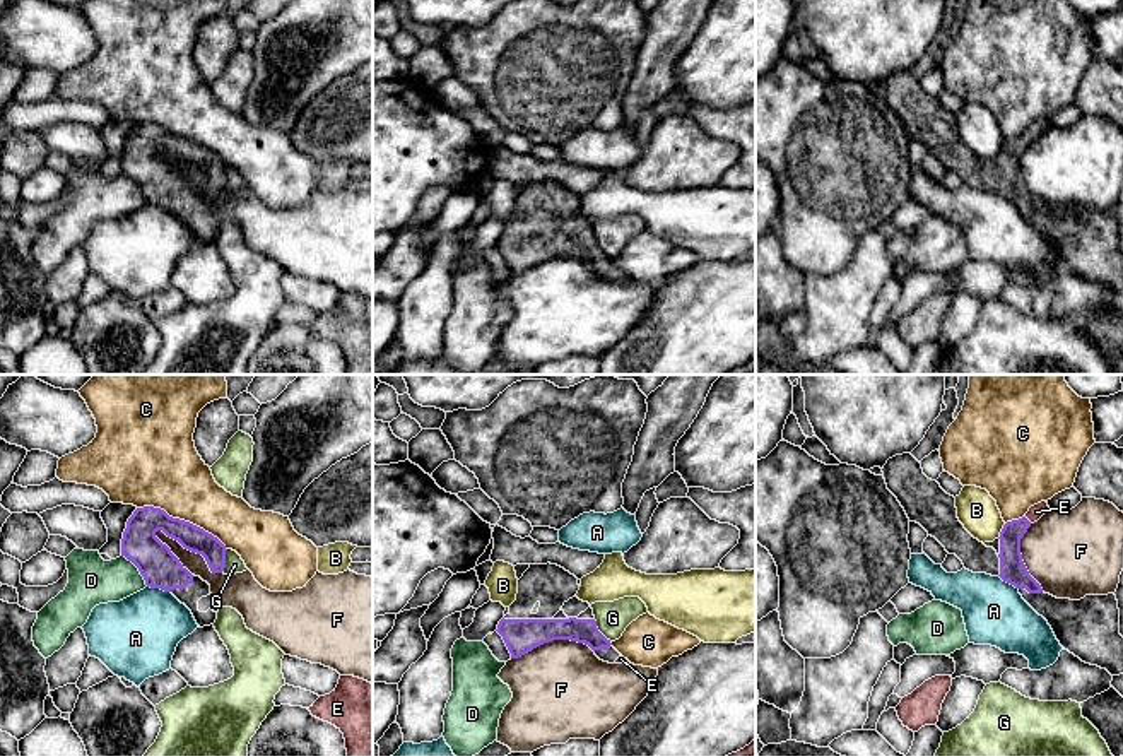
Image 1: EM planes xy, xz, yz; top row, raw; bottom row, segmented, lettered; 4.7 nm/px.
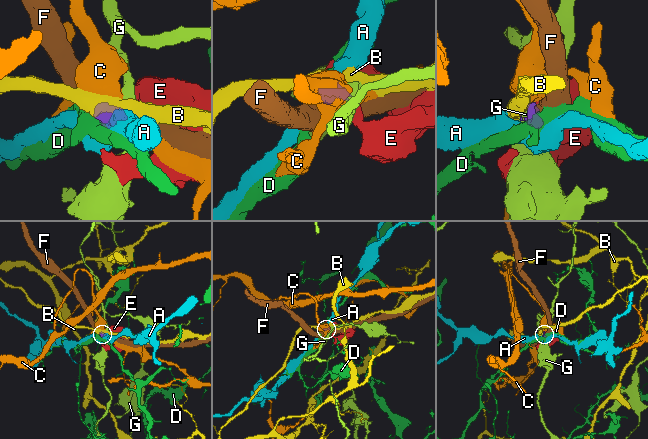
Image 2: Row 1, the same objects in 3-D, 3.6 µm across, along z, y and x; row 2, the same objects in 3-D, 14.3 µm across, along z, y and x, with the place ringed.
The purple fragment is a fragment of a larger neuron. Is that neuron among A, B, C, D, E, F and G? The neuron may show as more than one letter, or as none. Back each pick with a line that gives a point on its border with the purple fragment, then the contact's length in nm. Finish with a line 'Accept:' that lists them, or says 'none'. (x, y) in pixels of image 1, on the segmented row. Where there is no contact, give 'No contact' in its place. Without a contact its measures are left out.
E: Touches purple at yz (1026, 519). Shared border 50 nm
Accept: E

